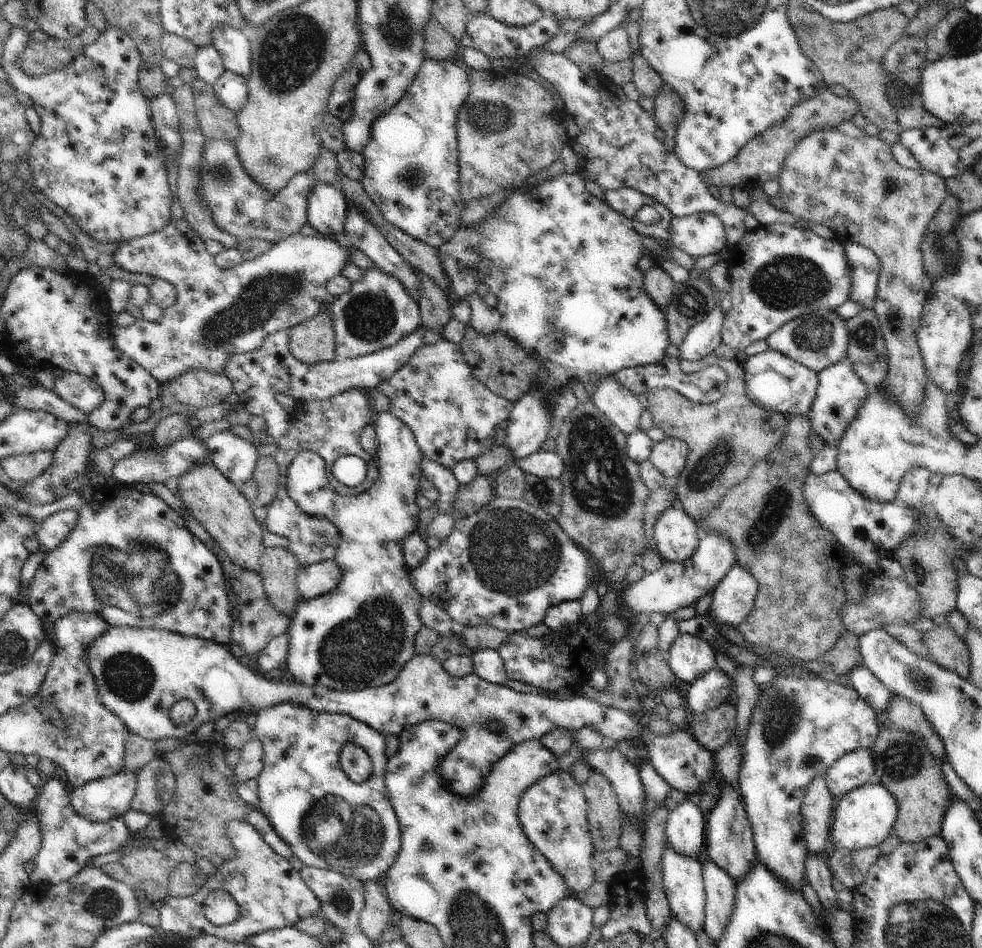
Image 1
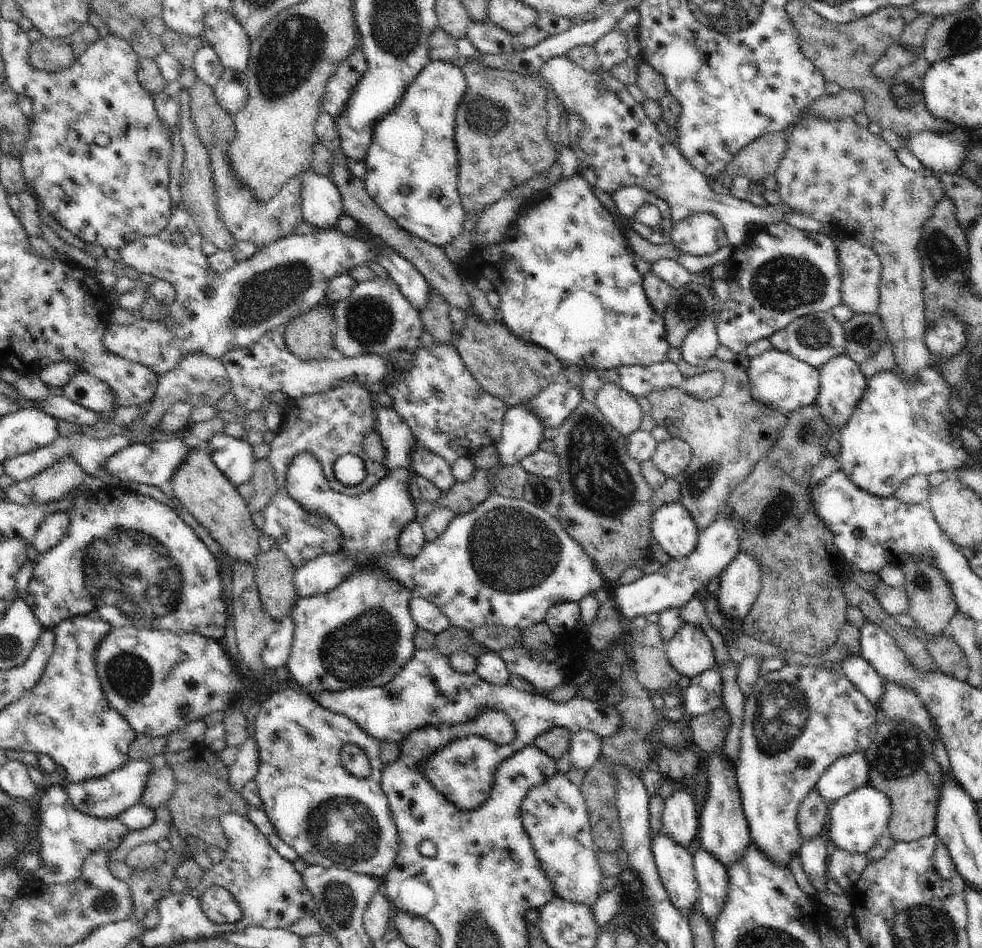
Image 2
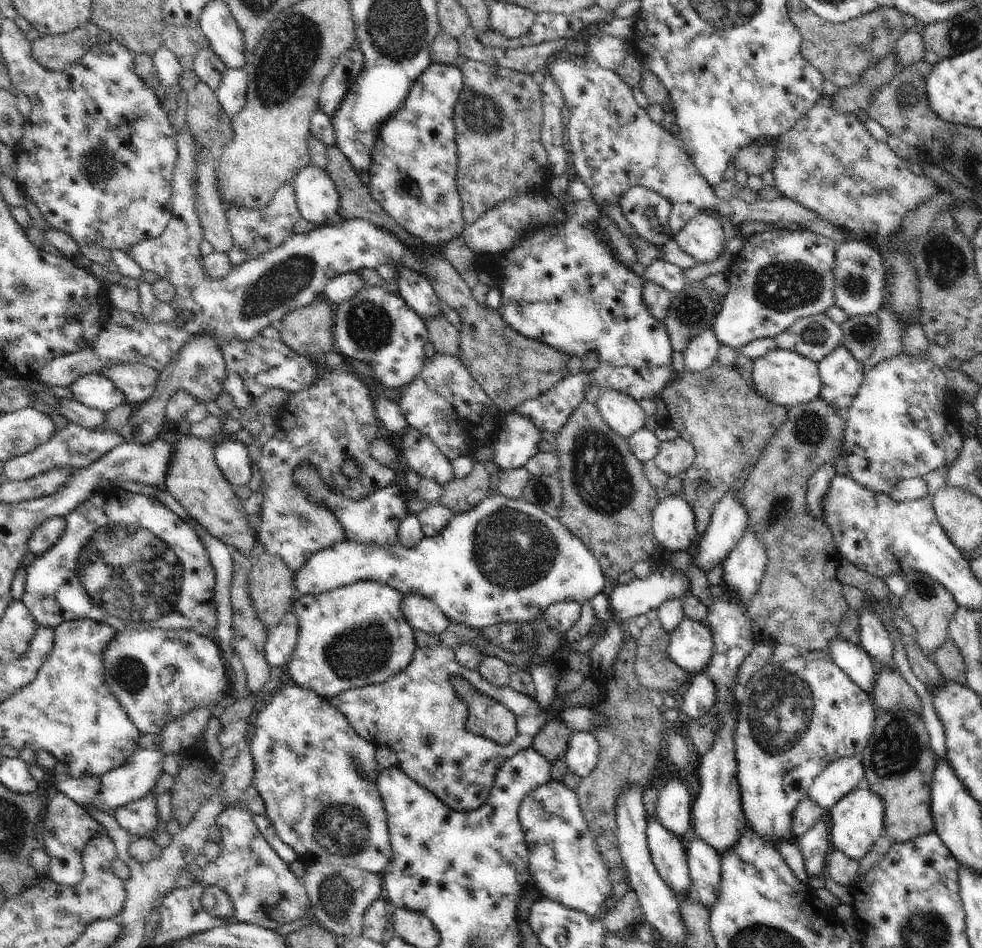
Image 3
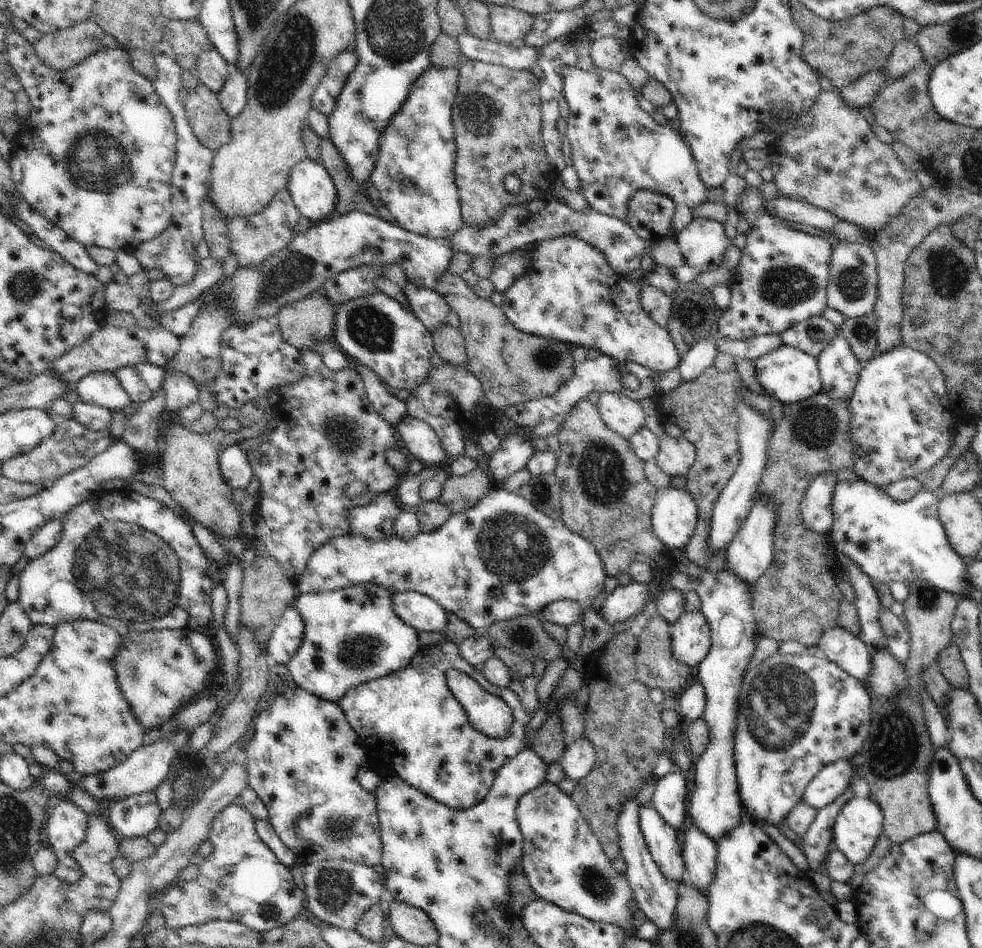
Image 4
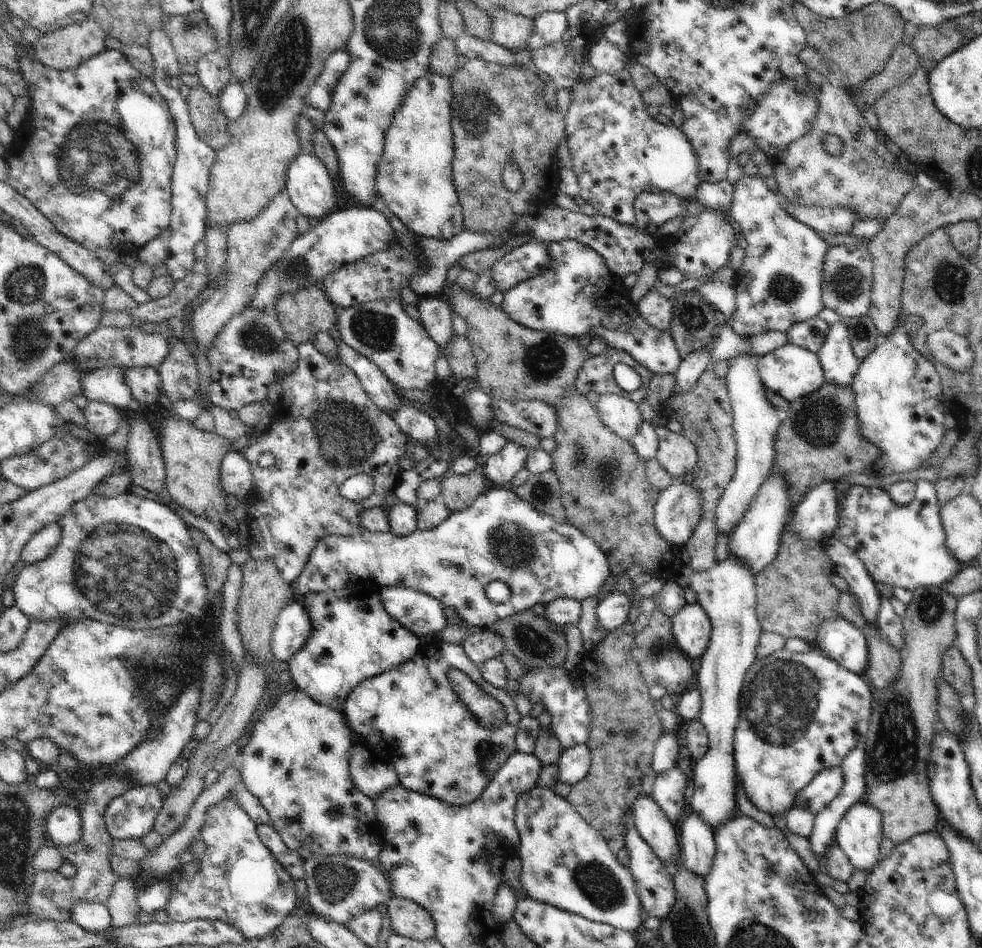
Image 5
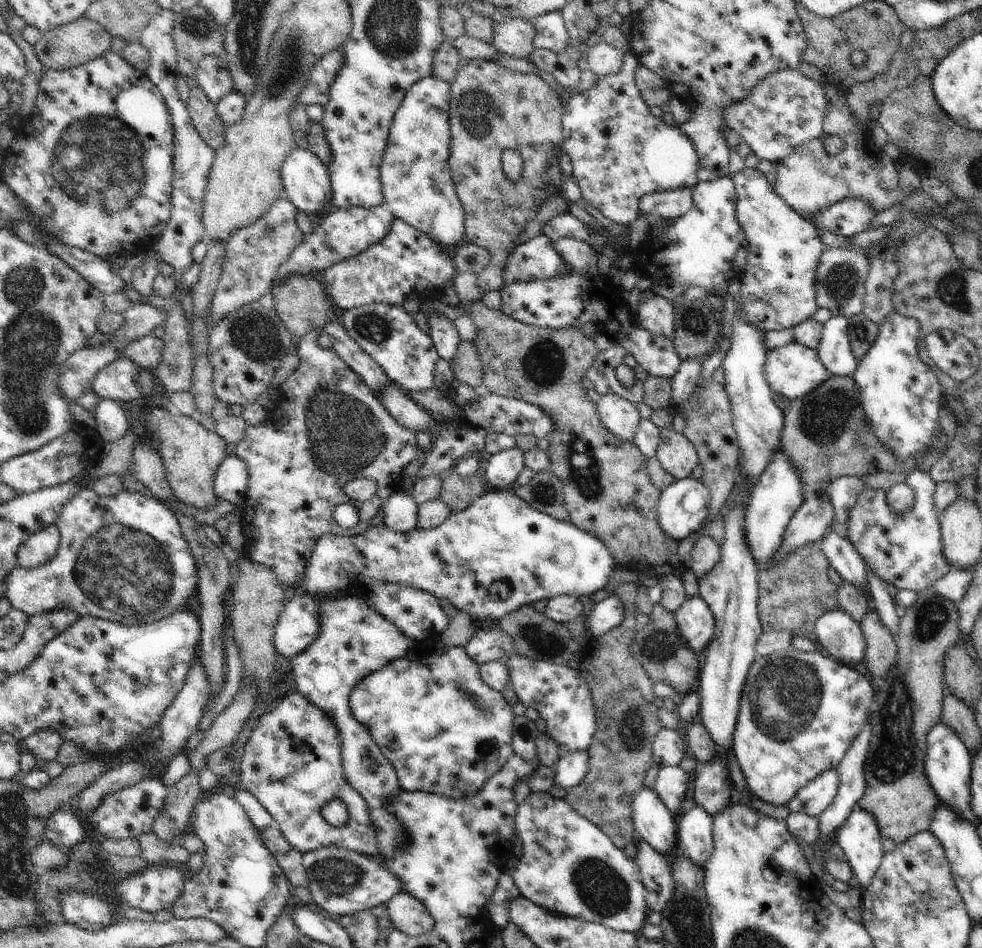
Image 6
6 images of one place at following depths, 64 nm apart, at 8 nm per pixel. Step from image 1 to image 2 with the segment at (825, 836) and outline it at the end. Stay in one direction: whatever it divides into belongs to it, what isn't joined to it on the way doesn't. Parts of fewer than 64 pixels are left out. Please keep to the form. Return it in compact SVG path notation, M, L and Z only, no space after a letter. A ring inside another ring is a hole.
M817 786L804 798L797 815L798 831L803 840L826 833L830 806L823 802Z

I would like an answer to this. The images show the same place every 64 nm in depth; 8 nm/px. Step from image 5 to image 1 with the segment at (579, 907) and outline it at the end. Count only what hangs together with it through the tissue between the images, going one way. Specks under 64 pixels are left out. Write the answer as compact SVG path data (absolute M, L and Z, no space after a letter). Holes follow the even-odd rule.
M556 770L547 778L530 786L519 803L518 817L522 831L527 834L530 843L550 862L553 870L562 876L571 893L570 896L577 898L577 895L588 890L595 883L596 878L594 878L591 860L596 851L589 834L587 803L582 786L579 786L570 774Z

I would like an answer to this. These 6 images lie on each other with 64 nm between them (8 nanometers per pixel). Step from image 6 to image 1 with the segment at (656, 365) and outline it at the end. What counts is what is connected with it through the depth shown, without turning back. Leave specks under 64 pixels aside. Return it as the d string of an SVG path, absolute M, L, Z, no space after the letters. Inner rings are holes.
M568 167L565 172L550 181L546 181L531 190L523 191L517 185L512 190L511 195L495 211L483 218L482 222L476 224L473 228L465 228L460 226L457 234L440 246L437 250L439 258L442 260L443 270L446 272L450 280L451 290L446 294L449 303L456 305L461 300L465 300L470 294L473 294L480 284L489 287L489 293L497 297L497 310L502 316L502 329L504 334L508 335L511 340L519 343L527 354L535 355L545 367L541 380L533 387L533 390L520 398L518 402L513 404L511 414L509 415L508 427L506 430L506 439L504 446L512 453L516 461L523 460L525 457L531 456L540 450L542 444L546 442L548 432L550 430L551 415L549 414L549 395L551 393L561 393L562 389L570 389L569 382L577 379L586 386L587 382L595 382L599 384L606 378L618 373L621 369L627 367L646 366L660 363L666 356L669 340L668 324L665 312L658 309L658 306L648 297L643 288L644 276L638 268L637 263L643 256L650 256L658 263L659 261L669 261L668 246L666 241L656 241L652 238L641 236L634 227L635 222L629 220L615 212L607 203L600 201L595 195L592 195L586 187L583 179L574 170L574 167Z

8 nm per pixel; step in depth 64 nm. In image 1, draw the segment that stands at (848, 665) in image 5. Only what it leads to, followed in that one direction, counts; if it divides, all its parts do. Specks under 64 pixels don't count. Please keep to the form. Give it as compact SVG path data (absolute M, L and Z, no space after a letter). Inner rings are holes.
M856 666L848 678L856 693L874 710L888 709L893 694L883 686L883 683L865 666Z

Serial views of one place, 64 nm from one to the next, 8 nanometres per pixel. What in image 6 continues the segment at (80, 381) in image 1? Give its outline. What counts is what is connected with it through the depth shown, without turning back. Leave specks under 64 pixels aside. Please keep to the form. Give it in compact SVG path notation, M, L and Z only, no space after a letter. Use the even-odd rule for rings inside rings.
M119 356L95 375L90 391L102 399L111 399L118 403L144 399L145 393L139 385L141 370L146 369L142 369L130 358Z

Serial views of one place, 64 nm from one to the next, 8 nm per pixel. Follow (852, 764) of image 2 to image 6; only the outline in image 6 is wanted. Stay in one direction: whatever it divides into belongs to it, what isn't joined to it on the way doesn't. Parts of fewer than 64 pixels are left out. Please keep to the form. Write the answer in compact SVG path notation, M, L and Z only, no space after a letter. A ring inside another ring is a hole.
M835 770L823 771L808 782L786 806L792 813L803 813L818 819L834 801L838 786L839 777Z

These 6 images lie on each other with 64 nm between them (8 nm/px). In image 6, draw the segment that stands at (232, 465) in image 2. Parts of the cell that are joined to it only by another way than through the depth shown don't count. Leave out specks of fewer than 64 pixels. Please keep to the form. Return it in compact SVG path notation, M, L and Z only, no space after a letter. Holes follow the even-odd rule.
M235 454L225 458L213 481L214 495L218 501L227 500L239 509L242 507L247 500L248 468Z

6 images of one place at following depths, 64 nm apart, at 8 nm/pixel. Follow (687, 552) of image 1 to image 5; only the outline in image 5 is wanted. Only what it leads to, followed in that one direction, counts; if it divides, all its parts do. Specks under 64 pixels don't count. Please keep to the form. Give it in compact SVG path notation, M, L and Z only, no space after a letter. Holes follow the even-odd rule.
M676 480L659 492L654 511L654 523L659 534L679 549L688 543L702 519L701 491L683 480Z

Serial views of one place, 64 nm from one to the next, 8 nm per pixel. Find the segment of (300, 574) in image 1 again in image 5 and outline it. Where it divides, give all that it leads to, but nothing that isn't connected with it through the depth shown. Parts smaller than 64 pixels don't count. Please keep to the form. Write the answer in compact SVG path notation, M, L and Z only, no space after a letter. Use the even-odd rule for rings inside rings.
M490 487L488 491L481 495L469 508L458 513L452 513L451 516L442 522L437 528L430 531L415 532L407 536L399 536L393 534L391 531L369 531L362 530L360 533L344 537L343 535L330 535L320 540L317 546L313 548L313 552L309 557L308 563L299 577L299 581L294 584L297 596L315 594L322 591L338 591L346 589L349 586L355 586L360 582L369 586L376 587L407 587L413 590L418 590L428 594L438 600L444 607L452 607L456 610L459 617L462 618L468 625L478 629L489 628L497 621L502 621L504 618L525 612L532 609L535 604L548 605L558 598L570 598L578 600L580 603L586 598L598 596L601 592L608 577L611 576L610 564L607 555L592 541L592 538L585 536L578 528L571 526L569 523L558 523L552 516L543 514L535 510L528 502L519 498L510 487ZM492 581L503 581L510 589L510 600L504 604L492 602L486 597L486 586Z

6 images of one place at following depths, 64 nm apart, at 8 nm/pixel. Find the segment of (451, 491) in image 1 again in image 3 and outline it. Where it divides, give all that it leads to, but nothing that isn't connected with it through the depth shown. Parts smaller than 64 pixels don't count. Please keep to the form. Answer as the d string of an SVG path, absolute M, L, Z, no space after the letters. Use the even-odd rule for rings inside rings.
M412 426L406 428L406 433L401 437L401 450L408 467L416 470L423 478L437 481L442 487L455 479L451 461L420 430Z

